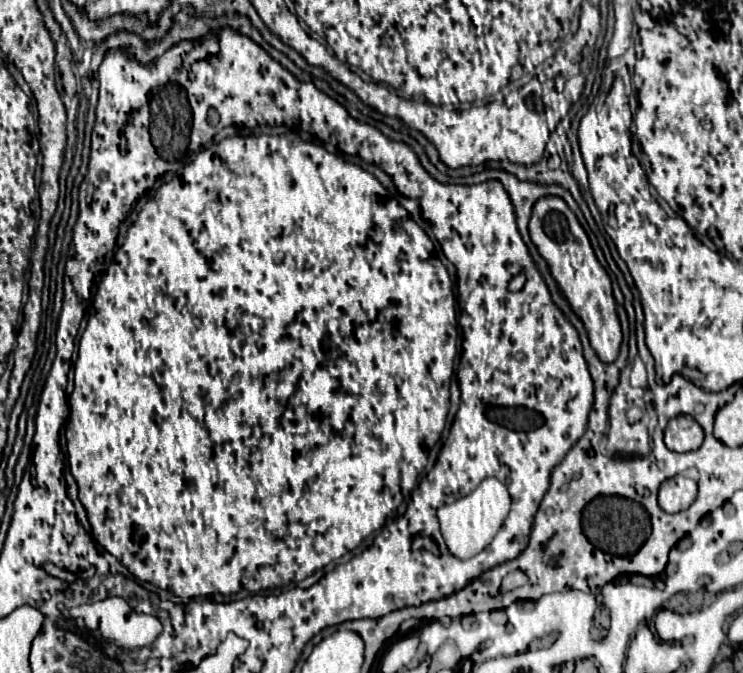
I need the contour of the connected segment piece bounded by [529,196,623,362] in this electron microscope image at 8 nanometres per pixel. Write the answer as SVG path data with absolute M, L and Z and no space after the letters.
M559 196L539 198L531 212L529 234L539 254L547 260L551 274L561 286L571 308L583 320L593 350L597 352L597 356L601 356L601 360L613 362L619 354L623 334L617 316L617 304L611 292L611 280L603 266L597 262L585 230L581 228L579 220L569 210L565 200L561 200Z

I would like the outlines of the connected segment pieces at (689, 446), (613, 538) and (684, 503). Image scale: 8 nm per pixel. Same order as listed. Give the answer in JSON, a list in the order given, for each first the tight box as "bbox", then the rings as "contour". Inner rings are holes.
[{"bbox":[665,416,703,452],"contour":[[[675,416],[665,430],[665,444],[675,452],[697,450],[703,442],[703,428],[691,416]]]},{"bbox":[581,496,651,558],"contour":[[[597,496],[597,500],[585,508],[585,516],[581,516],[581,528],[585,528],[585,538],[593,544],[593,548],[611,556],[627,558],[637,554],[649,538],[651,520],[647,510],[633,500],[625,500],[623,496]]]},{"bbox":[659,474,697,514],"contour":[[[681,474],[665,480],[659,488],[659,506],[669,514],[687,510],[695,498],[697,498],[697,482]]]}]

